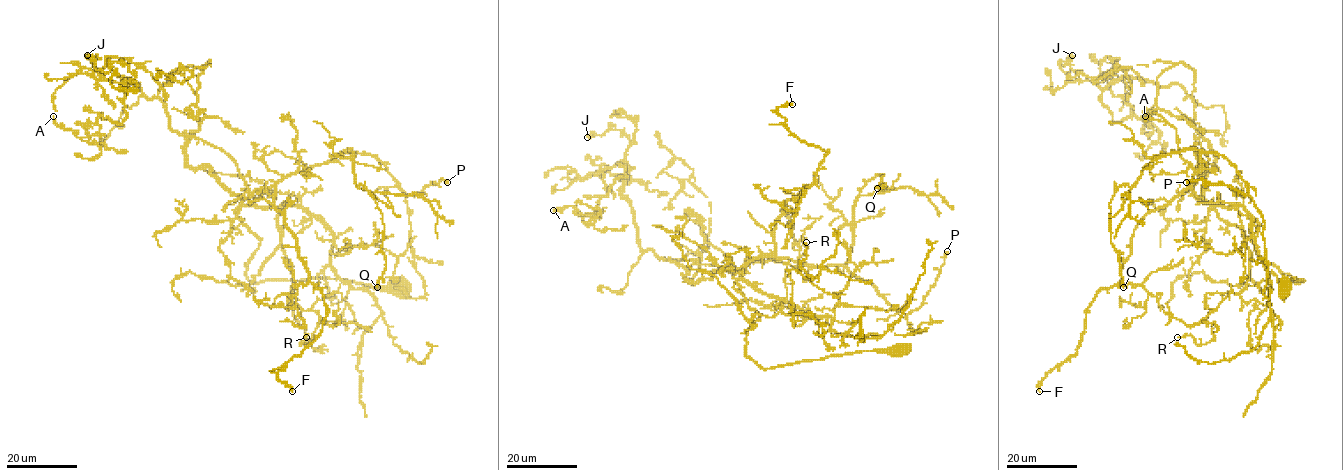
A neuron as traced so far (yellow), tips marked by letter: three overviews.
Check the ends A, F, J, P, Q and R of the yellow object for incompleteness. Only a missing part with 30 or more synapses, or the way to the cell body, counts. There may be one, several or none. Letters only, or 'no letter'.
no letter

